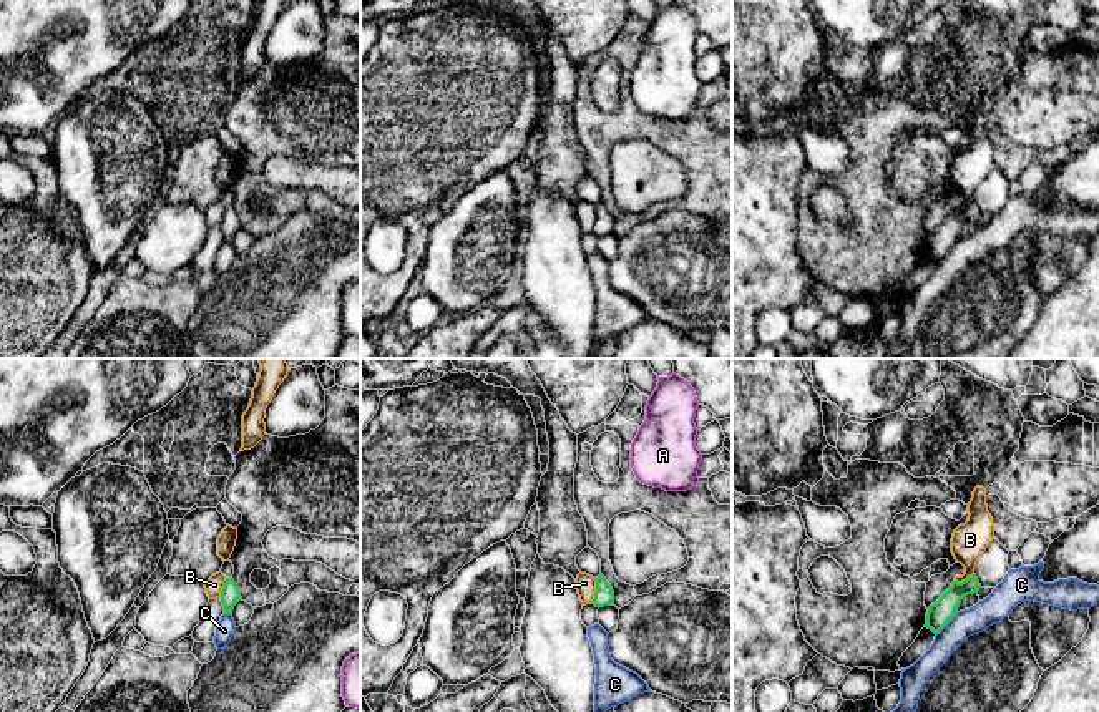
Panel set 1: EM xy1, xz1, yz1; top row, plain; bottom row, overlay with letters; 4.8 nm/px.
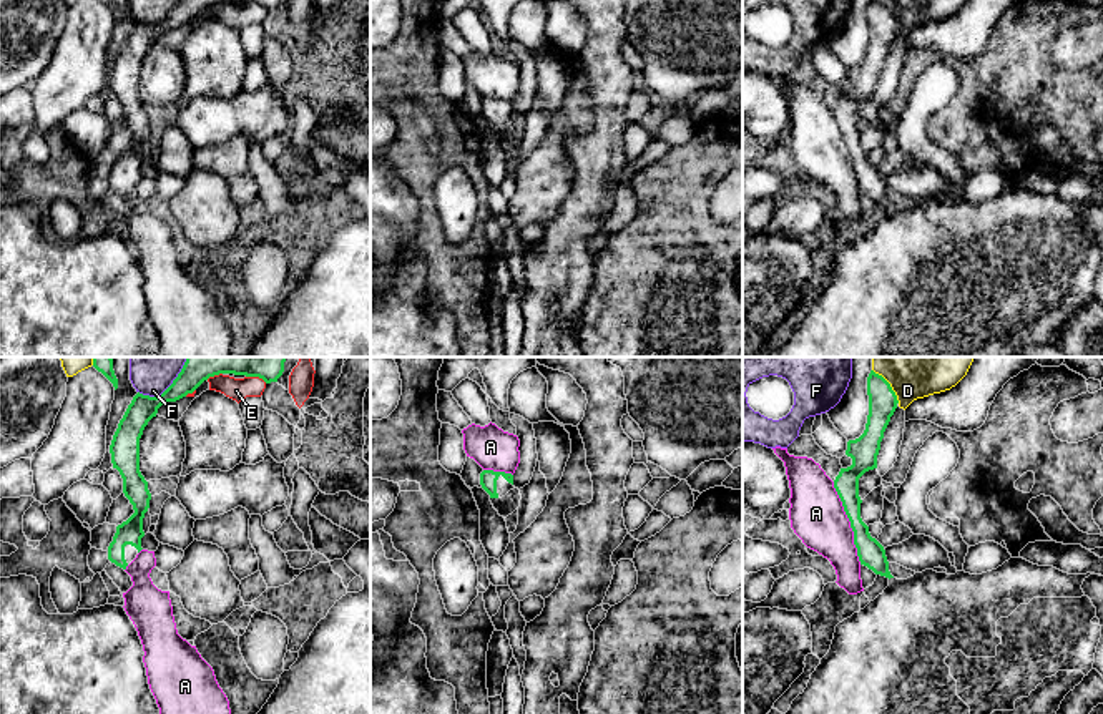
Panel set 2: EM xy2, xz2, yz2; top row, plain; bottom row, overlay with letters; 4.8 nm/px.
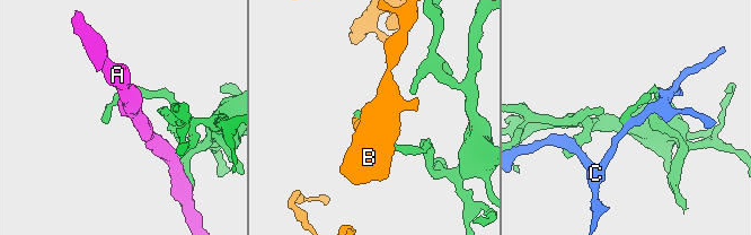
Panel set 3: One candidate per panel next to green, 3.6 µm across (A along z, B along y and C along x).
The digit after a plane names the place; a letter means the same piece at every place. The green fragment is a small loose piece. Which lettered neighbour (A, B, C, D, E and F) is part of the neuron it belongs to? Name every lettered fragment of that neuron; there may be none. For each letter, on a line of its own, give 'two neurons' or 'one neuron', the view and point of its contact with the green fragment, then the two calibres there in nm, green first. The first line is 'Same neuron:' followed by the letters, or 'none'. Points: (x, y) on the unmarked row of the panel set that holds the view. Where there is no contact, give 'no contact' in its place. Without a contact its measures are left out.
Same neuron: none
A: two neurons; meets green in yz2 at (851, 151); 130 nm thick on the green side, 260 nm on the other
B: two neurons; meets green in xz1 at (595, 219); 100 nm thick on the green side, 90 nm on the other
C: two neurons; meets green in yz1 at (947, 251); 120 nm thick on the green side, 130 nm on the other
D: two neurons; meets green in yz2 at (889, 14); 140 nm thick on the green side, 140 nm on the other
E: two neurons; meets green in xy2 at (256, 4); 60 nm thick on the green side, 110 nm on the other
F: two neurons; meets green in xy2 at (161, 22); 130 nm thick on the green side, 120 nm on the other

